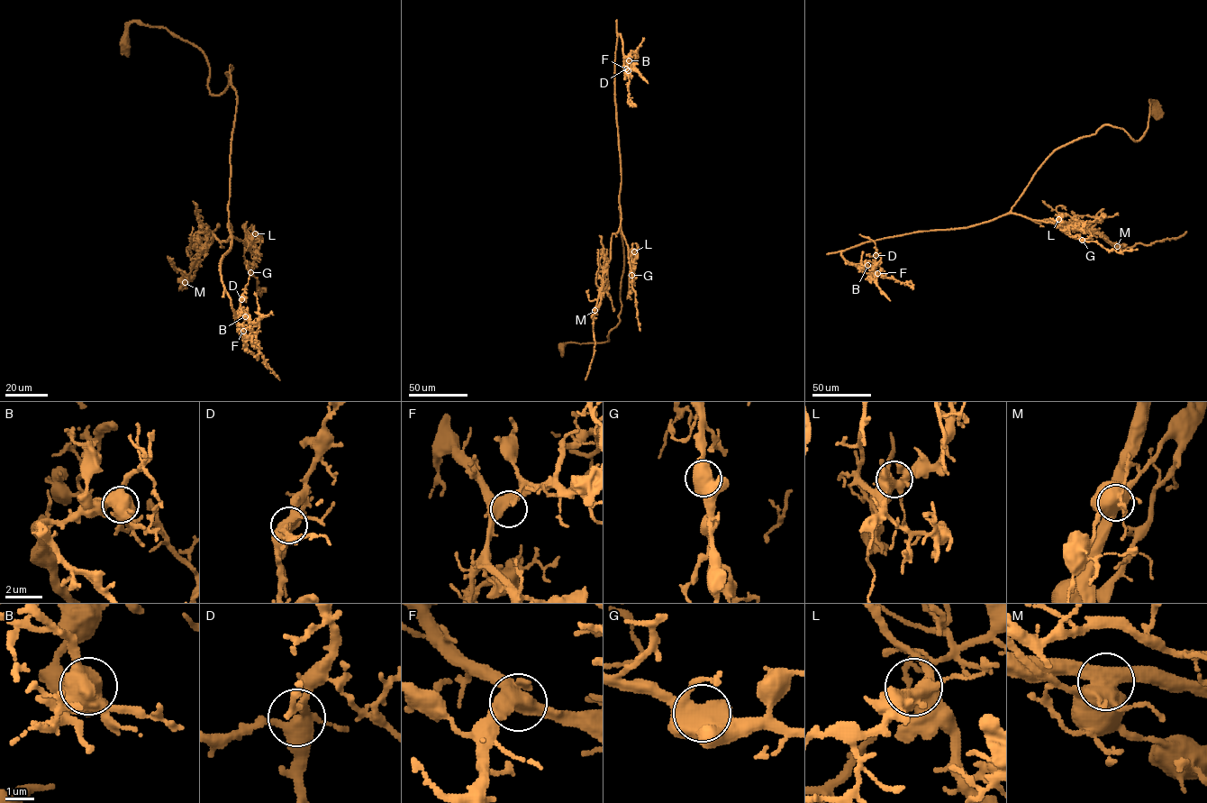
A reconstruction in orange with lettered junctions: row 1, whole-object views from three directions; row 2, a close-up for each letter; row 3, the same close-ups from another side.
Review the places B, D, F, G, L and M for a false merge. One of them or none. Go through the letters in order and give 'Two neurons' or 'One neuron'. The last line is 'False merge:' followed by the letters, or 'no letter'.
B: One neuron
D: One neuron
F: One neuron
G: One neuron
L: One neuron
M: Two neurons
False merge: M

